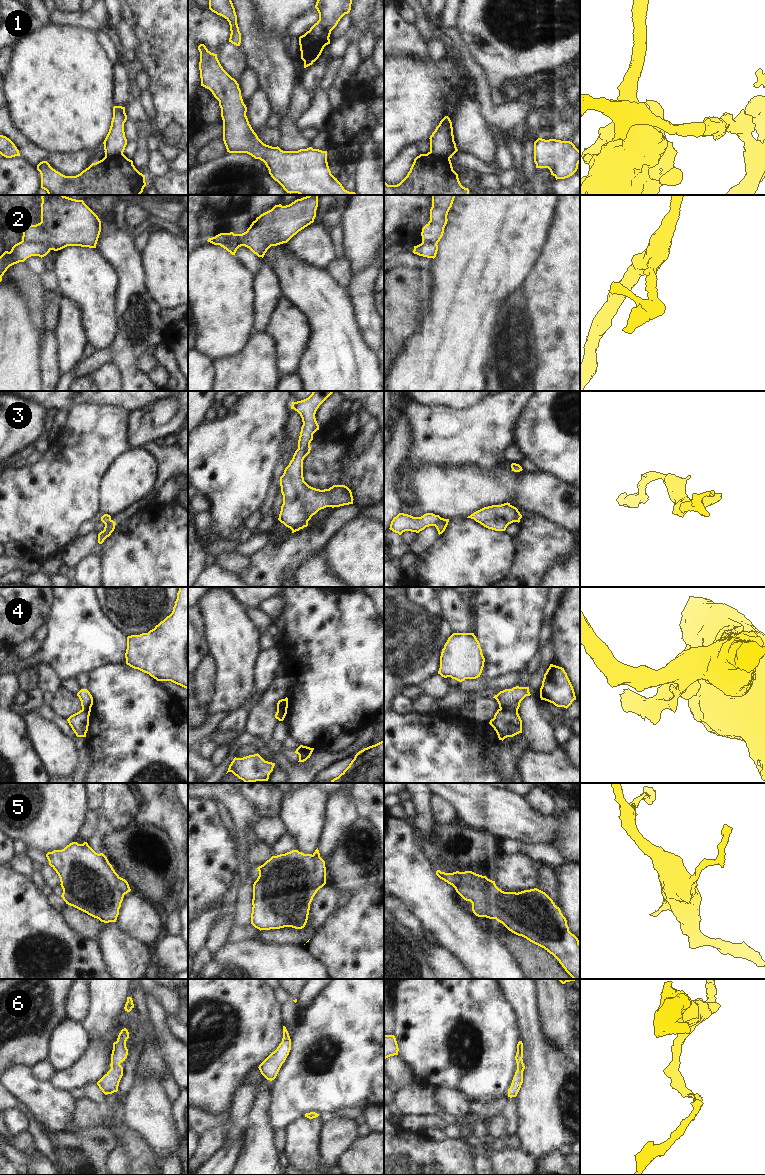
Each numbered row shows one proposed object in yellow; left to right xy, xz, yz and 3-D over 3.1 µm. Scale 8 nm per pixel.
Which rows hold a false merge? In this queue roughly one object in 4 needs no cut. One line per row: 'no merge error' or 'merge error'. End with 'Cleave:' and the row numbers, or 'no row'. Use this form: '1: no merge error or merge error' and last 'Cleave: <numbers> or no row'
1: merge error
2: merge error
3: no merge error
4: merge error
5: merge error
6: no merge error
Cleave: 1, 2, 4, 5

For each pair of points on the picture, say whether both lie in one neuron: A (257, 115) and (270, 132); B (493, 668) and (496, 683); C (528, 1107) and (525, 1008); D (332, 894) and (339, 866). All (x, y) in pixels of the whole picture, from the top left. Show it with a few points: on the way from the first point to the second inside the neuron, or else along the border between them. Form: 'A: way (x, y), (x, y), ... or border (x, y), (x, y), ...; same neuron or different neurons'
A: border (266, 124), (260, 128), (257, 134); different neurons
B: border (518, 671), (494, 677), (480, 677); different neurons
C: way (534, 1082), (534, 1039), (532, 1033); same neuron
D: border (326, 882), (341, 892); different neurons

